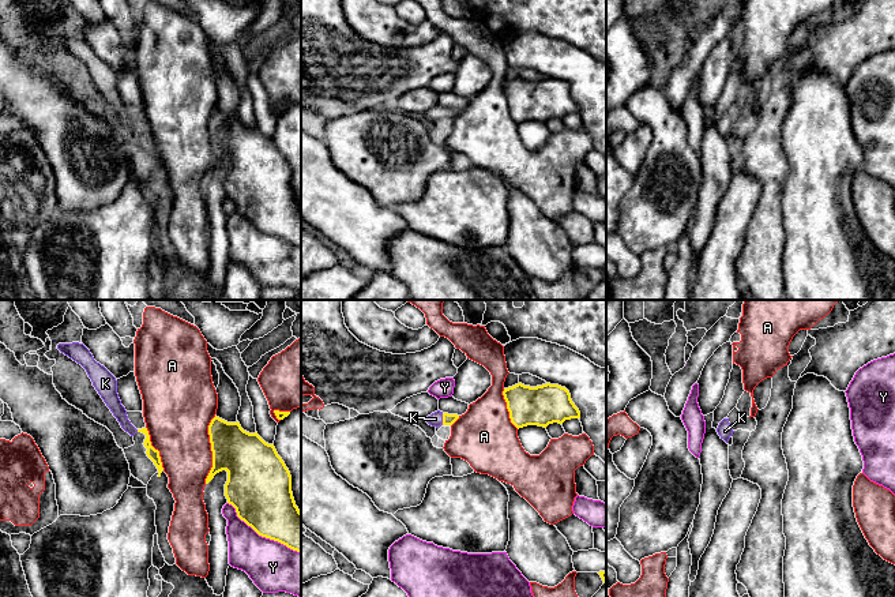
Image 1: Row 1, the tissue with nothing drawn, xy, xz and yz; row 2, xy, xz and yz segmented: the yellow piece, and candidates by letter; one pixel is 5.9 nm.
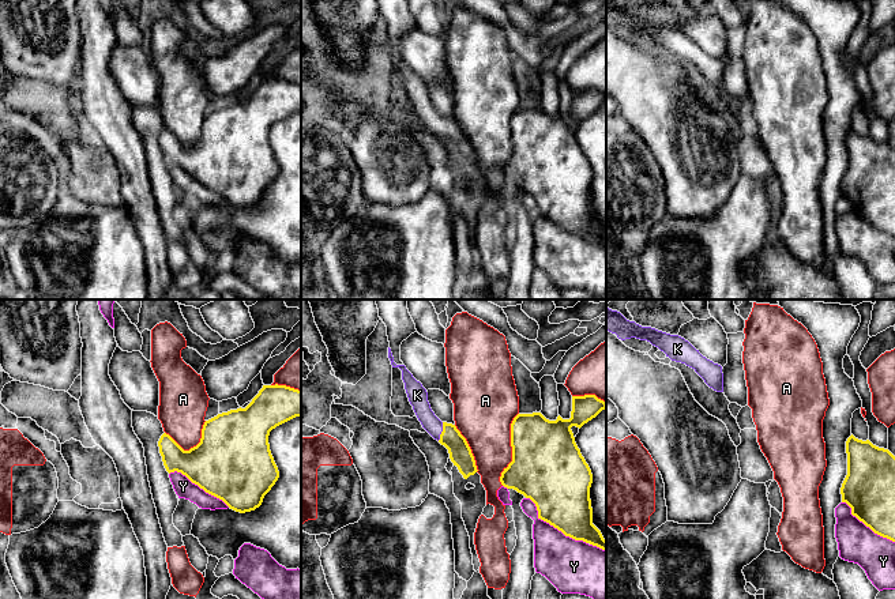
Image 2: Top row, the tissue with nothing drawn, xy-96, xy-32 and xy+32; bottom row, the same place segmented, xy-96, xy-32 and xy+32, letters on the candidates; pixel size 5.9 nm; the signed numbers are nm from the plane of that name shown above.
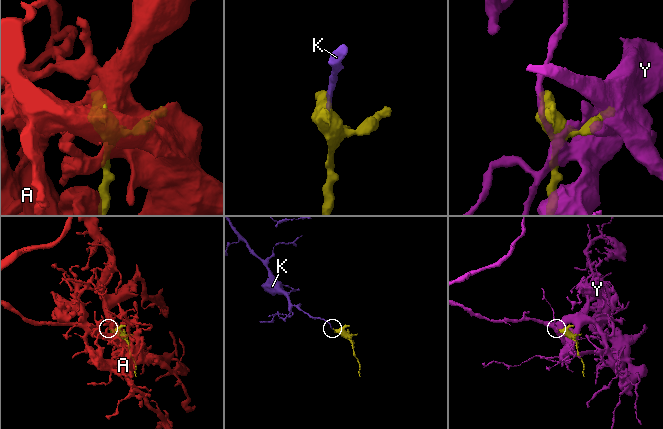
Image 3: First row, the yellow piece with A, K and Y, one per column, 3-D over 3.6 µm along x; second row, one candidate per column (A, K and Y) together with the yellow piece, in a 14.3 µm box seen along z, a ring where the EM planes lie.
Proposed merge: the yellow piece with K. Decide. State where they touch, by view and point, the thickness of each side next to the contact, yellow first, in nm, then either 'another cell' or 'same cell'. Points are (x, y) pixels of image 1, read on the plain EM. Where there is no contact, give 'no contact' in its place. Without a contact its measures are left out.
xz (443, 113) | 60/80 nm | same cell

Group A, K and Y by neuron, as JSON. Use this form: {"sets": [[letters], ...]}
{"sets": [["A"], ["K"], ["Y"]]}

